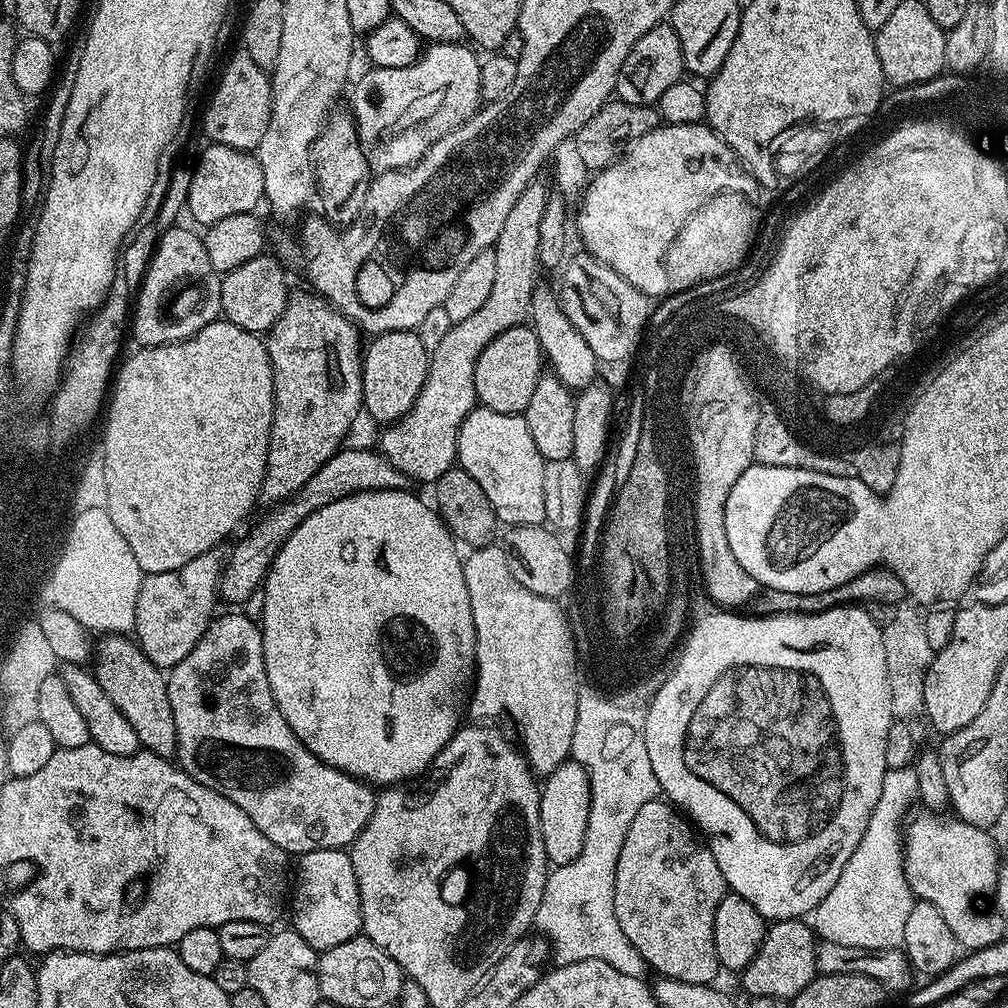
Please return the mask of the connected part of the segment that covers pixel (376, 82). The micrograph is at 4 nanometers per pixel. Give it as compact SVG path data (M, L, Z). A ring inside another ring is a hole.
M429 43L420 57L410 66L397 68L369 67L369 72L352 88L352 109L350 115L356 122L356 133L366 154L366 162L373 173L399 172L416 164L450 130L462 126L476 112L480 111L480 65L481 57L476 57L467 43Z

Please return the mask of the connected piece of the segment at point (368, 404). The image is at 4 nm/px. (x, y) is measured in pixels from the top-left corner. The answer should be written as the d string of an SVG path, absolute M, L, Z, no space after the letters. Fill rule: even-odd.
M419 331L382 332L371 337L362 352L363 411L380 423L391 426L405 416L414 406L426 382L430 350L422 342Z

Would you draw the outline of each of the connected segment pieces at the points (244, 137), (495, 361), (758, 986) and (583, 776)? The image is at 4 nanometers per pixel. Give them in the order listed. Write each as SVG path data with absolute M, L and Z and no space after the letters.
M242 50L228 60L208 105L204 108L204 132L211 143L237 148L243 152L252 152L262 142L266 126L270 126L272 113L272 78L271 75L250 54Z
M530 326L511 328L498 338L494 338L478 354L478 362L474 366L474 390L477 401L490 410L498 410L498 414L523 414L526 406L530 406L530 397L534 394L534 386L538 386L542 375L542 353L535 330Z
M778 920L765 931L764 941L742 973L749 997L777 996L791 1001L816 975L816 946L818 937L811 923L799 920Z
M570 758L547 776L540 789L540 829L549 865L569 864L582 854L582 842L586 842L586 822L590 822L588 769Z

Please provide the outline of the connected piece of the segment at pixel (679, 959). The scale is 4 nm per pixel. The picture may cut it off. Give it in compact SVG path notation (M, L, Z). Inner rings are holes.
M657 798L646 802L646 806L638 809L634 822L630 822L630 831L626 833L626 842L622 842L622 854L618 854L618 870L614 874L614 914L618 918L618 926L622 926L622 934L630 938L630 946L642 954L653 973L669 980L690 982L691 984L712 984L715 976L722 972L718 962L718 950L714 950L714 914L718 914L718 902L729 891L724 881L722 870L718 870L718 862L714 862L714 854L707 843L698 835L697 829L667 799Z

